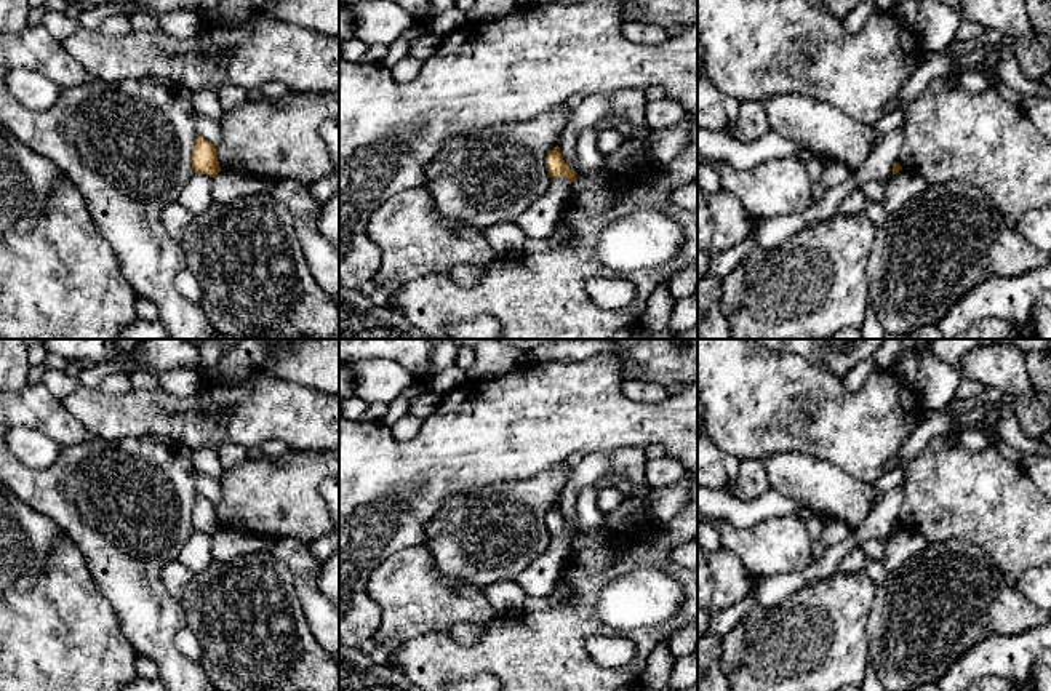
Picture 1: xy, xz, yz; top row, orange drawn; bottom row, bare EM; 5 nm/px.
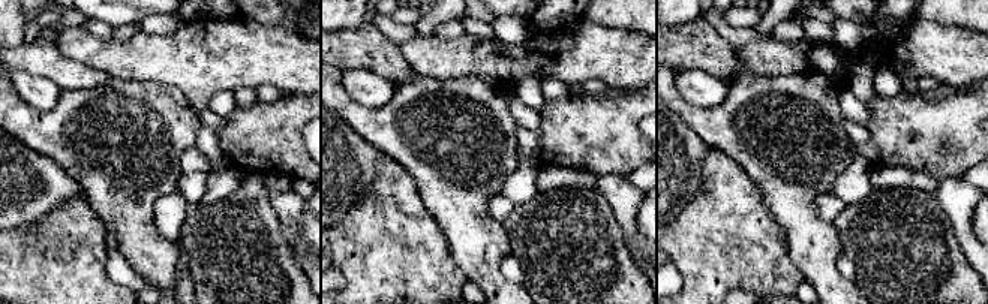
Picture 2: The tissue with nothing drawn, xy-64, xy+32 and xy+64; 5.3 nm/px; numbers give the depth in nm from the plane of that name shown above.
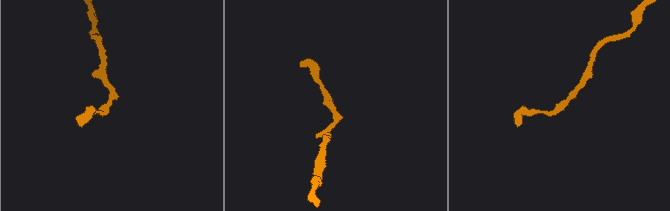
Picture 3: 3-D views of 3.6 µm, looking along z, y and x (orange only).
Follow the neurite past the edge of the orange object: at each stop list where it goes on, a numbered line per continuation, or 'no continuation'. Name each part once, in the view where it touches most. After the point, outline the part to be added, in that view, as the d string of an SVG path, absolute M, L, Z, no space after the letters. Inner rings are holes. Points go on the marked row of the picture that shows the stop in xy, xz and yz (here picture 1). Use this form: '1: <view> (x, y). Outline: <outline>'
no continuation

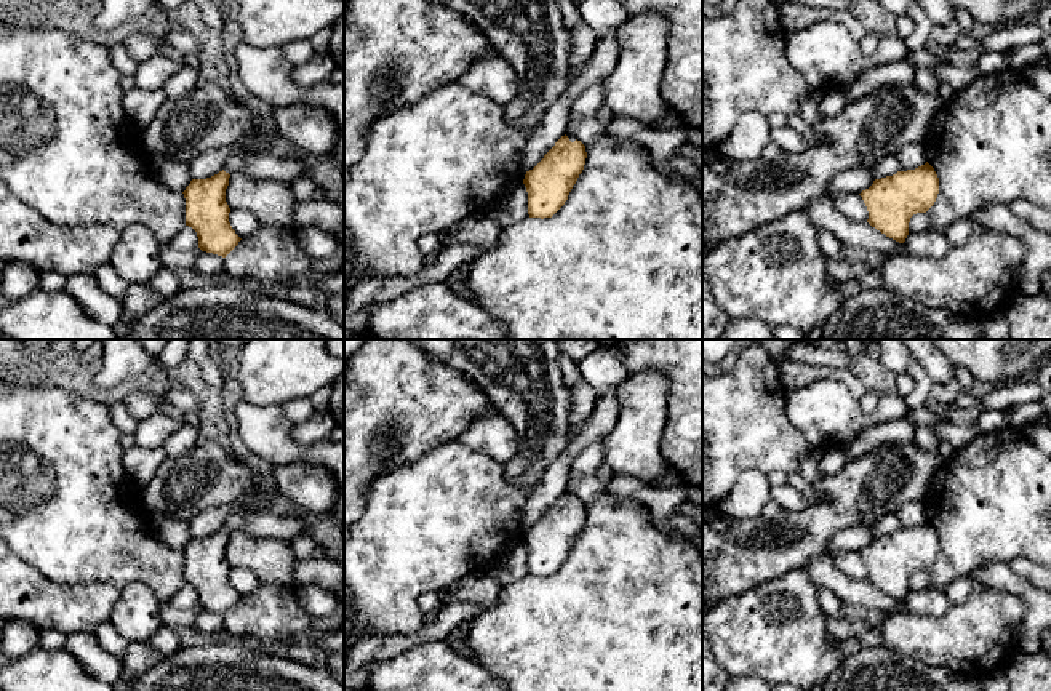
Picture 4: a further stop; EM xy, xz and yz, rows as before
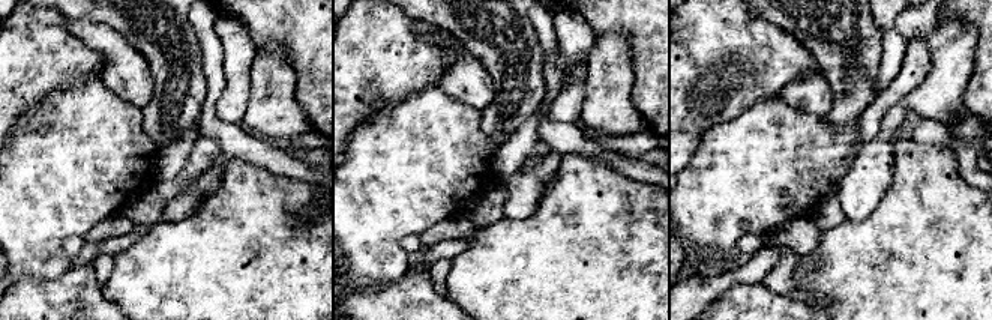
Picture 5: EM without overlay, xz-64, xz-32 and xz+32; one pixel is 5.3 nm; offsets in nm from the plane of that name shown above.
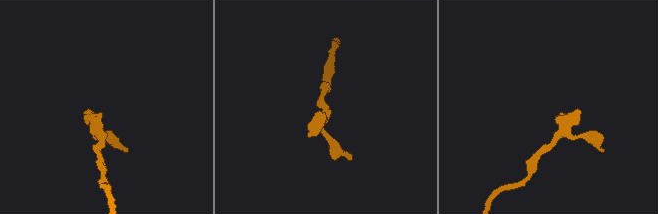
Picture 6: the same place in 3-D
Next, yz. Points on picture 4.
no continuation

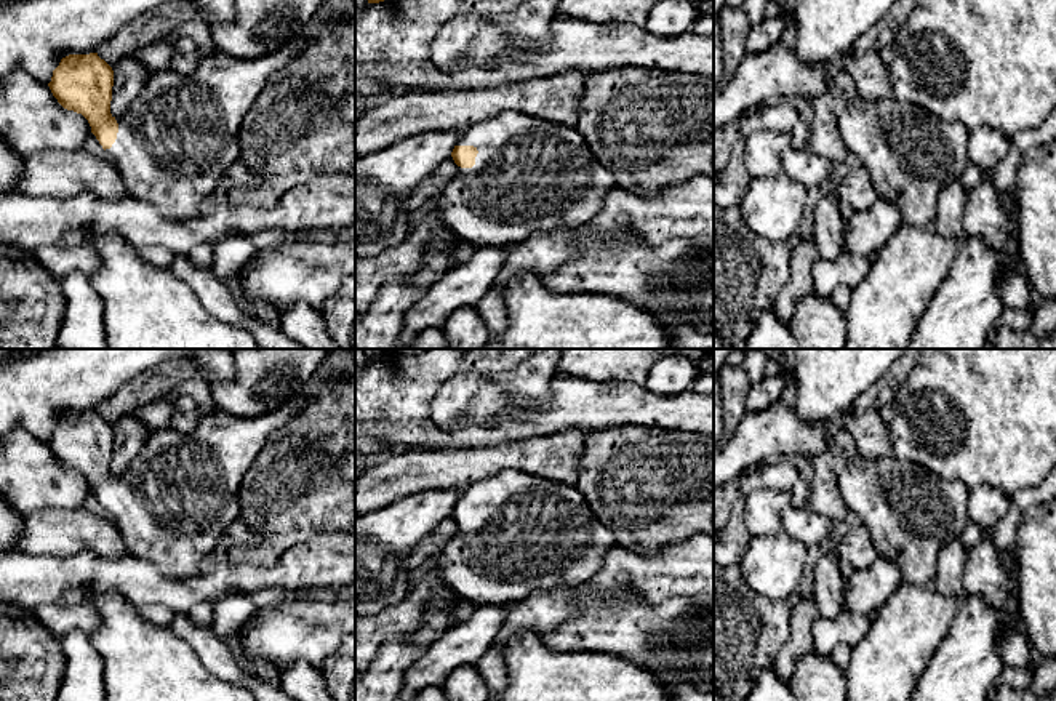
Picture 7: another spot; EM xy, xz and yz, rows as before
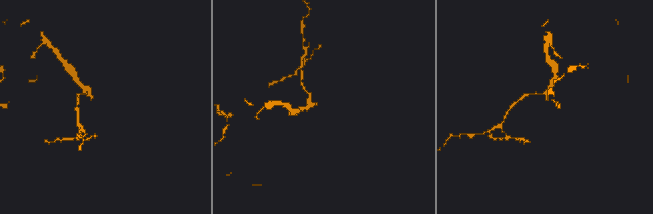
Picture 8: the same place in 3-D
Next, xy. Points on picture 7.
1: xy (176, 140). Outline: M296 37L282 50L256 59L218 53L205 58L192 74L154 72L128 110L115 117L117 139L106 149L130 198L149 202L171 221L190 221L221 197L226 170L240 162L238 130L245 115L267 80L294 61L304 46L306 40Z

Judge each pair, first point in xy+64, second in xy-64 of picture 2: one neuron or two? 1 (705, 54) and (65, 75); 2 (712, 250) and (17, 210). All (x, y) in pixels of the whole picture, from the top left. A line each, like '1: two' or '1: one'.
1: one
2: two

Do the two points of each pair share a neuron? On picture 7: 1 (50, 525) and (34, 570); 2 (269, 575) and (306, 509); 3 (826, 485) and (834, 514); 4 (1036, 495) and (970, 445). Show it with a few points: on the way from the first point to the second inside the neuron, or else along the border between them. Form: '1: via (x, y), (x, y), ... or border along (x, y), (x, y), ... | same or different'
1: border along (16, 548), (26, 552), (50, 552), (63, 560) | different
2: border along (316, 535), (288, 546), (276, 560) | different
3: via (826, 492), (826, 500), (832, 508) | same
4: border along (1039, 485), (1020, 488), (1012, 496) | different

